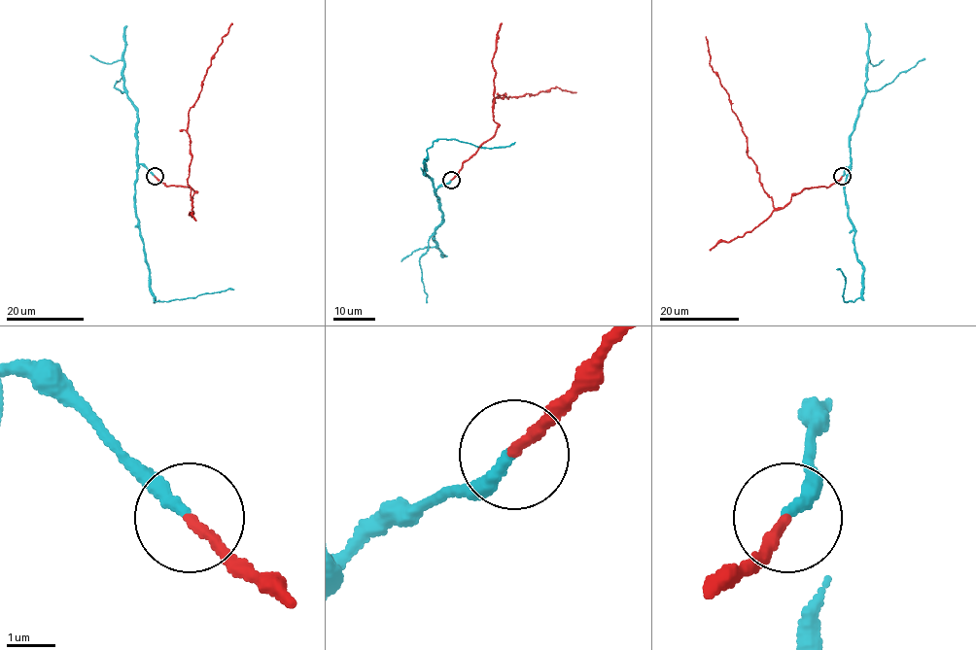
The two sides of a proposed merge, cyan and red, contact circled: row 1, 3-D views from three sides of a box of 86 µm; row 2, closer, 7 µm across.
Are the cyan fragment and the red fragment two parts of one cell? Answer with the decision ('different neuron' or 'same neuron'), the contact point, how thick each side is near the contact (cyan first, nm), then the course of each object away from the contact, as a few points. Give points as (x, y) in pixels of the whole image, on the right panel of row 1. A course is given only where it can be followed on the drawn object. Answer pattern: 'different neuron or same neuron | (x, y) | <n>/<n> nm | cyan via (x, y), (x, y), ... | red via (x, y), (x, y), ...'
same neuron | (842, 176) | 240/200 nm | cyan via (842, 176), (849, 169), (845, 187), (856, 261), (863, 270), (859, 298), (845, 301), (846, 280), (836, 269) | red via (842, 176), (827, 187), (805, 188), (776, 208), (748, 155), (729, 94), (710, 64), (706, 36)

